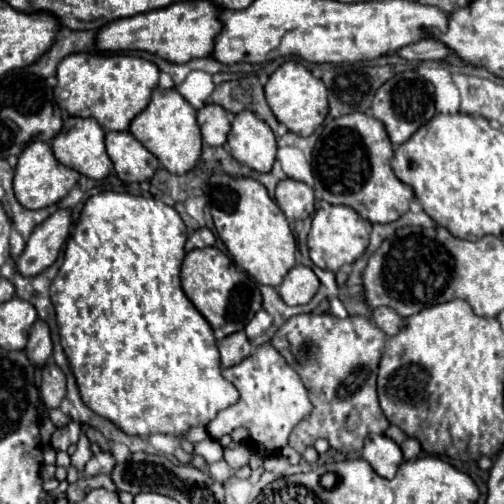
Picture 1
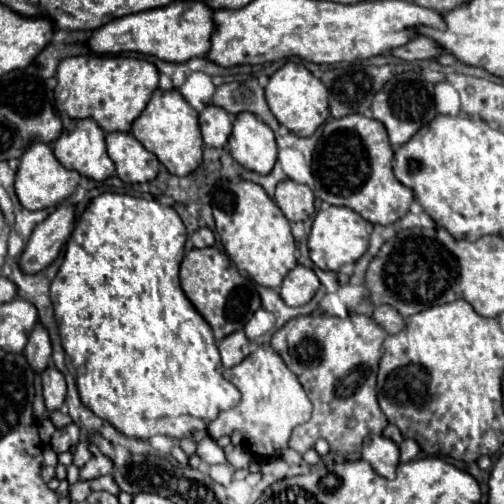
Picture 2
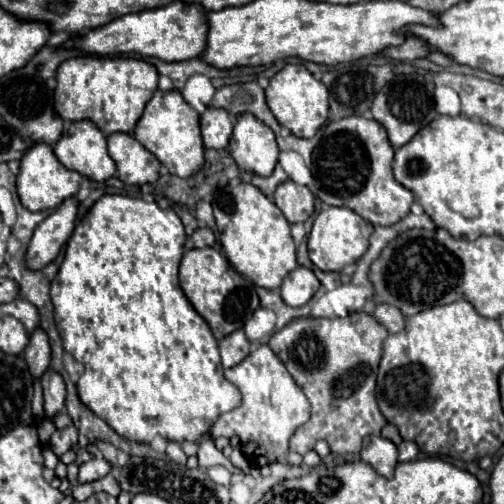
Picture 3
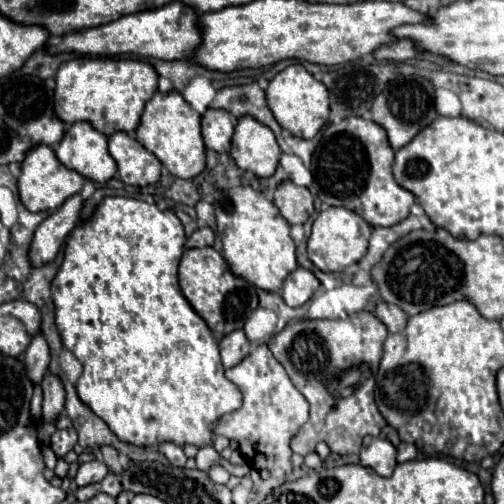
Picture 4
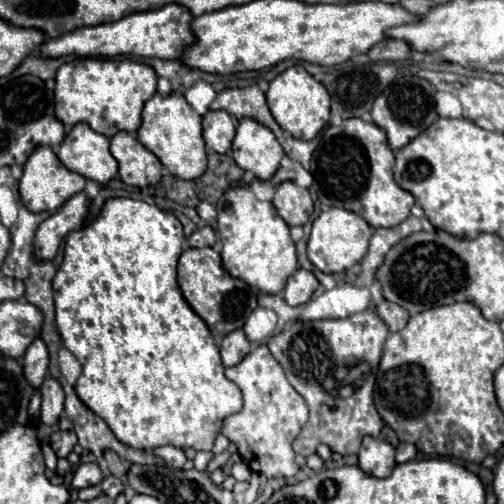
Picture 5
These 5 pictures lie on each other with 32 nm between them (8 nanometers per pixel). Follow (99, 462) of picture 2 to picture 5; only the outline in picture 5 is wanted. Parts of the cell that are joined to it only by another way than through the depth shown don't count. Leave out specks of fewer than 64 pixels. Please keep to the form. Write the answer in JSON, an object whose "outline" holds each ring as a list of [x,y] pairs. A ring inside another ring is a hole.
{"outline":[[[80,464],[74,478],[72,478],[72,488],[74,490],[88,488],[88,486],[98,484],[100,480],[102,480],[102,474],[100,474],[98,464]]]}

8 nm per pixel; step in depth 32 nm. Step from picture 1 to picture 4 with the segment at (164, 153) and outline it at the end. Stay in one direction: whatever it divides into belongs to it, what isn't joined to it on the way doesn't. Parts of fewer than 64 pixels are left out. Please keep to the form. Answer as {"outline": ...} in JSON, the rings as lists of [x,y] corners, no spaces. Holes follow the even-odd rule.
{"outline":[[[156,92],[148,100],[142,112],[140,126],[136,128],[136,140],[140,140],[140,144],[144,144],[144,148],[148,148],[170,170],[170,174],[178,178],[184,178],[184,180],[194,178],[206,166],[200,114],[194,108],[190,108],[190,104],[178,92],[168,92],[168,94]]]}

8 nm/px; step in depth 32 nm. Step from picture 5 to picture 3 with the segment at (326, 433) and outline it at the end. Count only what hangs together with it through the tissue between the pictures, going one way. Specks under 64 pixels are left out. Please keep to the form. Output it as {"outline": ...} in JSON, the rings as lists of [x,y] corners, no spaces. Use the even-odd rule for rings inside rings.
{"outline":[[[366,312],[334,320],[296,318],[280,332],[272,334],[268,346],[282,360],[312,404],[310,420],[294,432],[290,450],[304,456],[308,450],[314,450],[318,440],[326,440],[330,450],[336,454],[358,454],[364,436],[380,434],[386,426],[386,418],[378,410],[374,386],[386,336],[388,330]]]}

